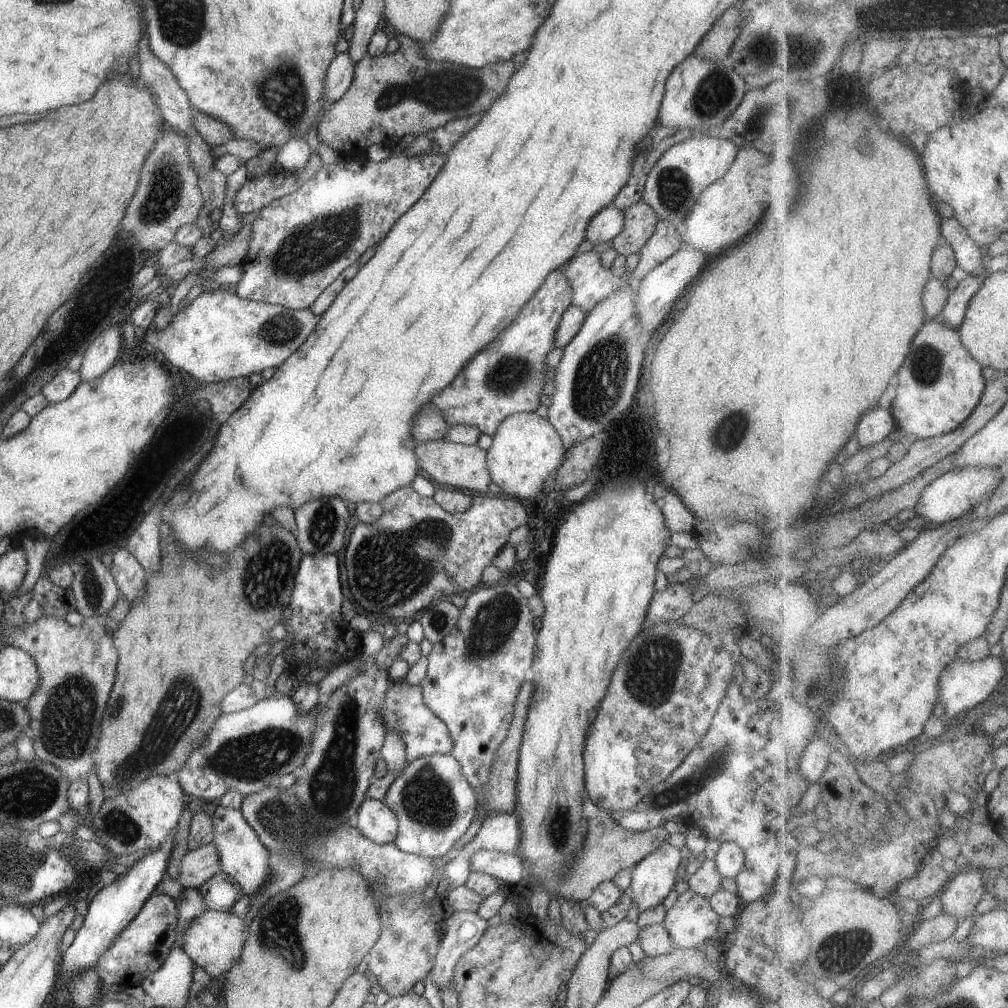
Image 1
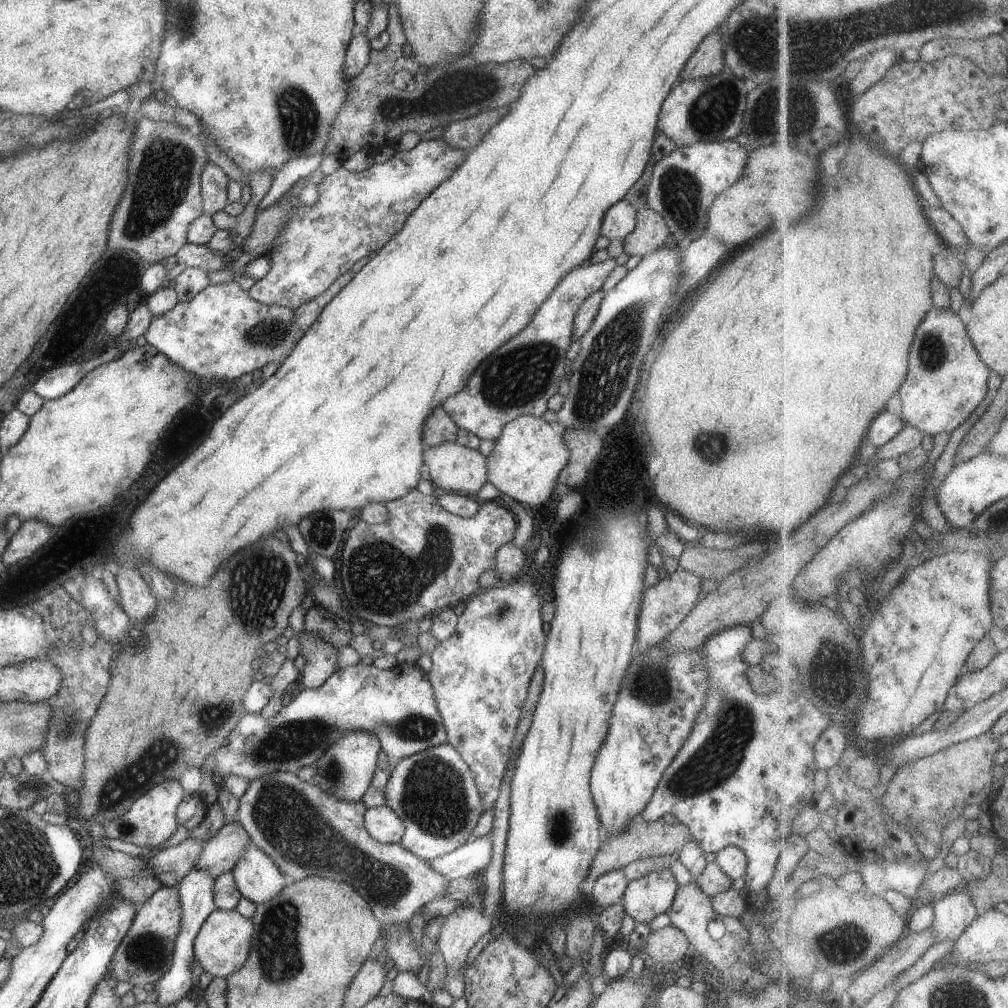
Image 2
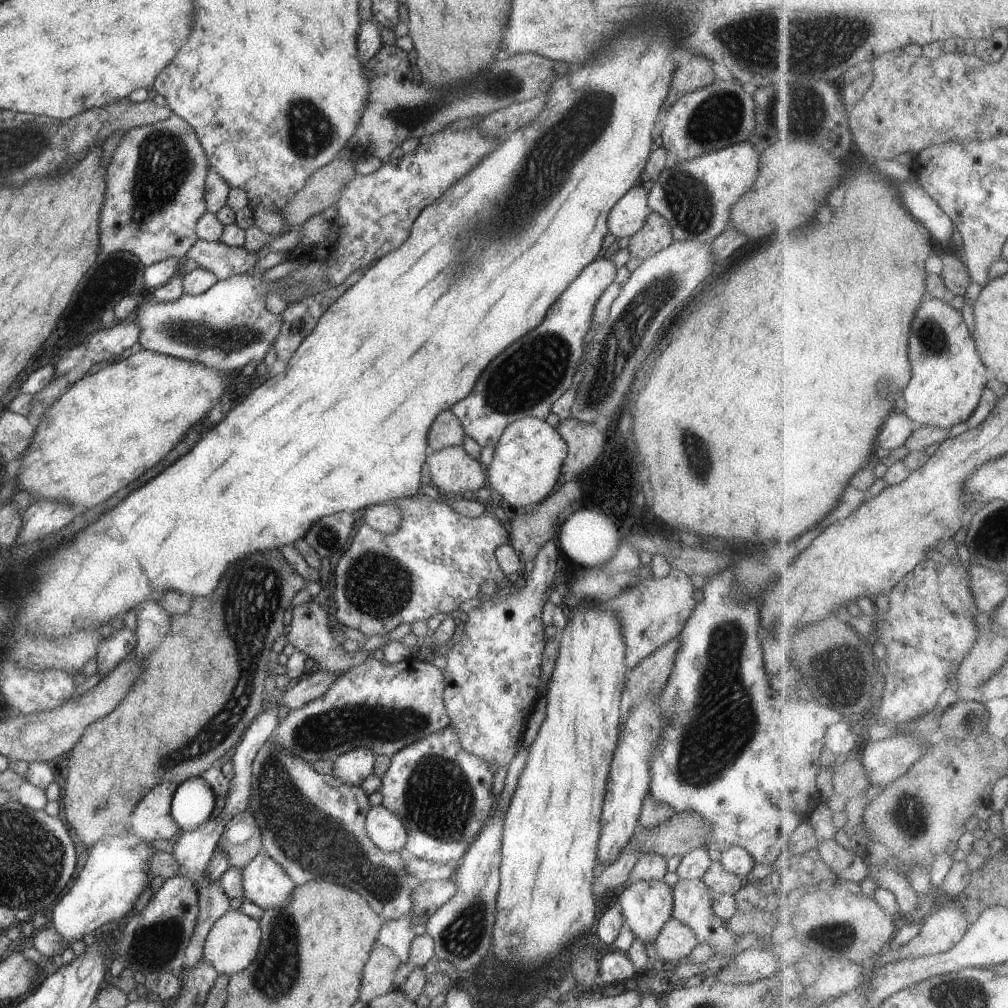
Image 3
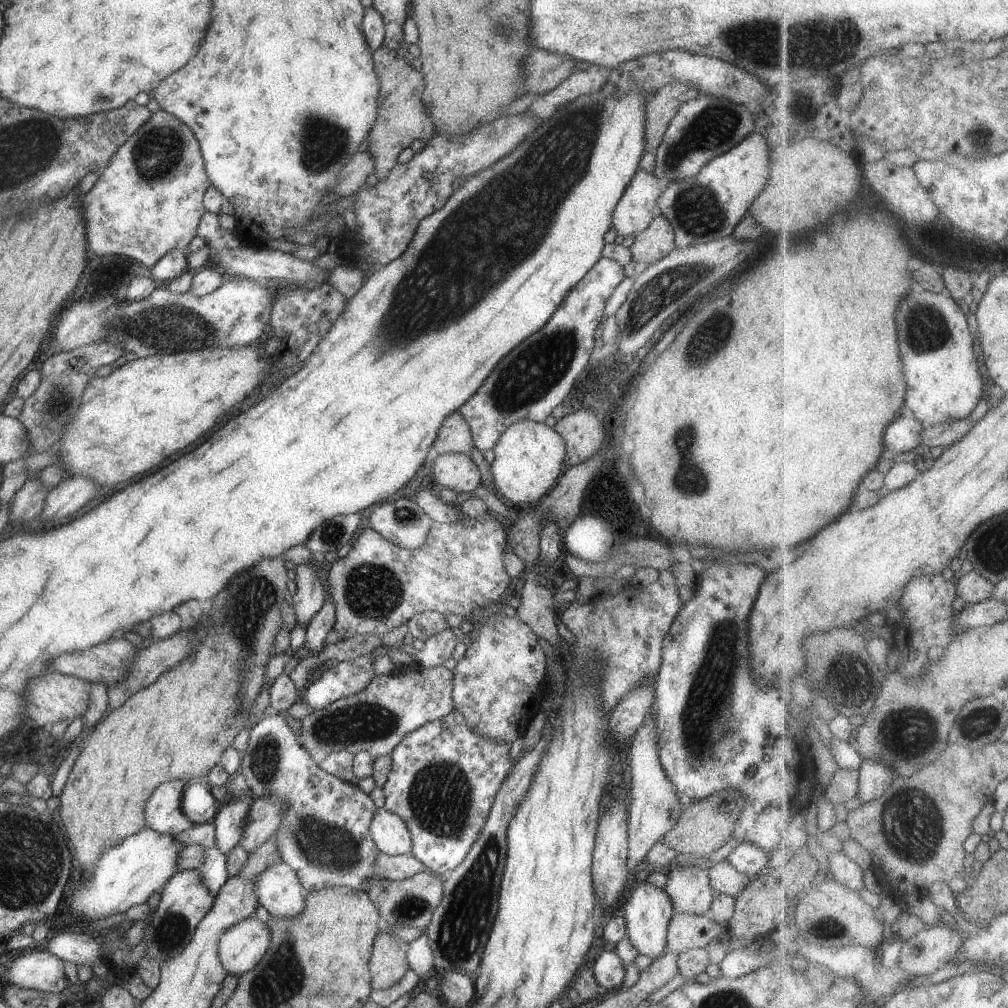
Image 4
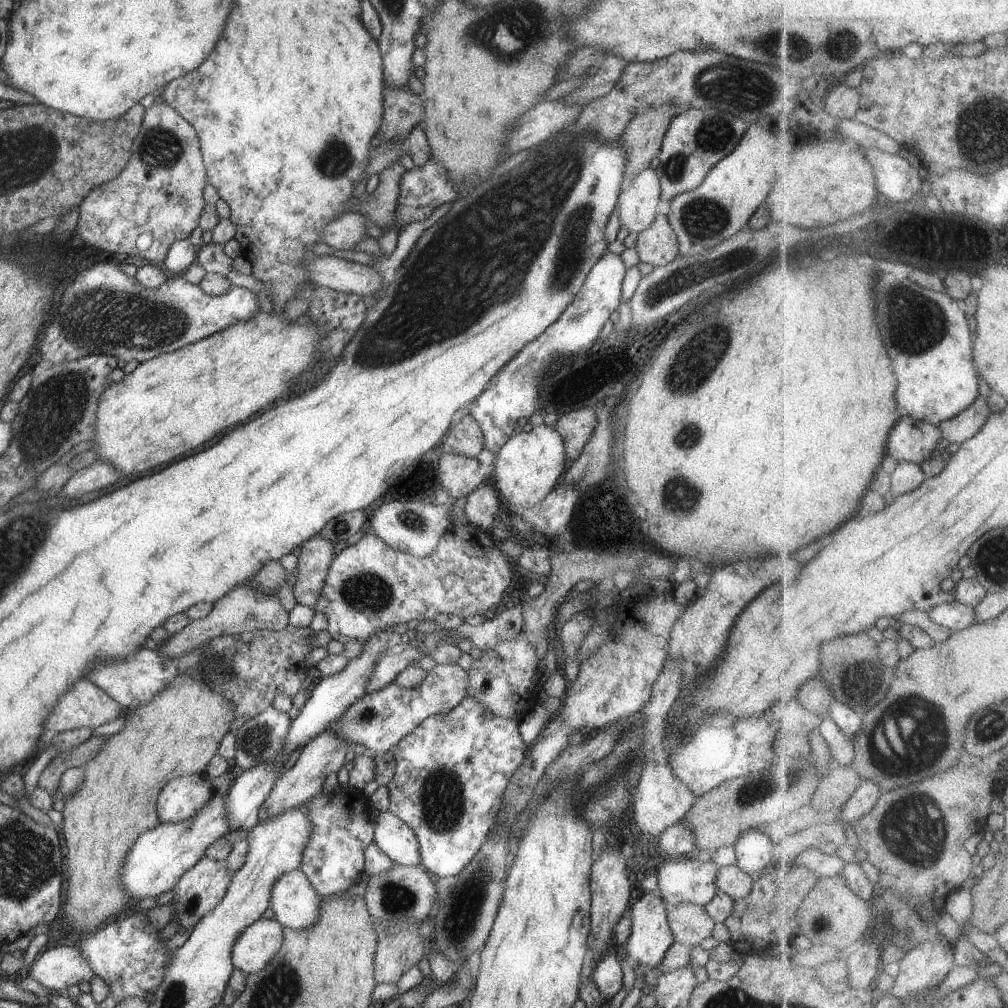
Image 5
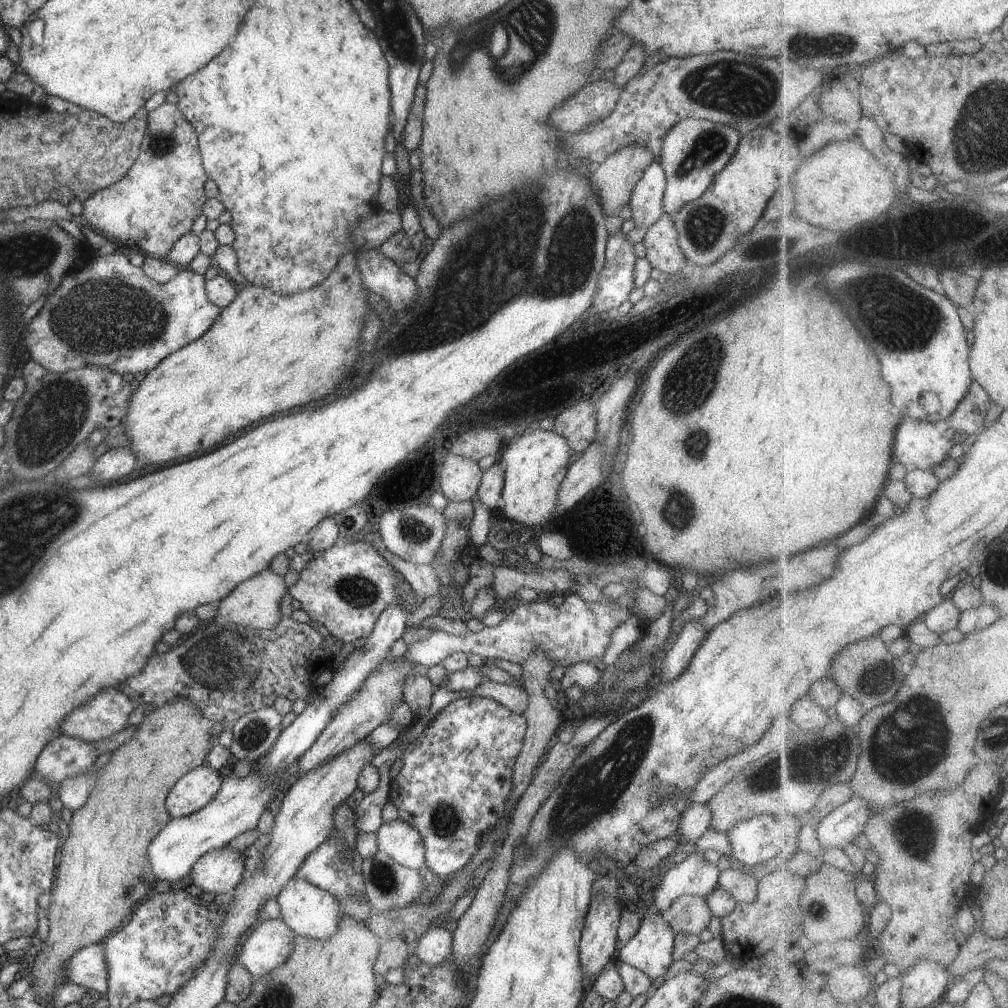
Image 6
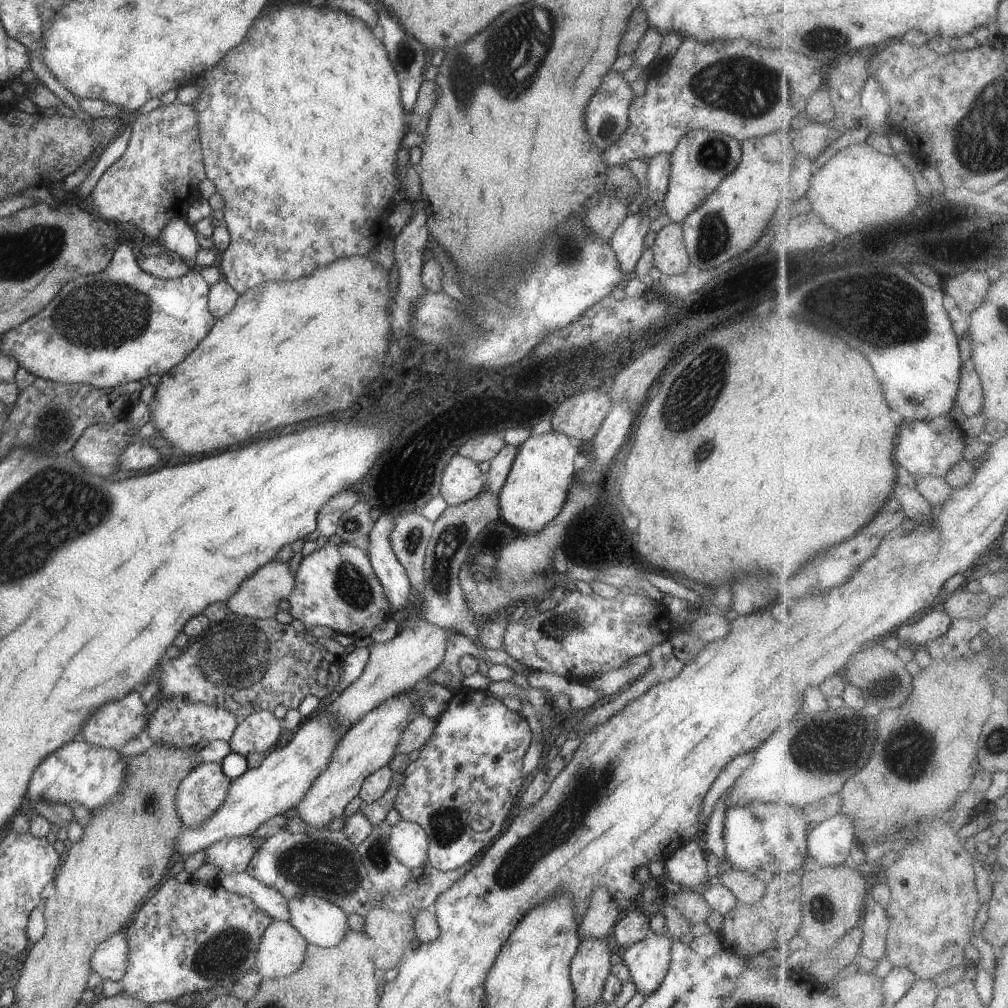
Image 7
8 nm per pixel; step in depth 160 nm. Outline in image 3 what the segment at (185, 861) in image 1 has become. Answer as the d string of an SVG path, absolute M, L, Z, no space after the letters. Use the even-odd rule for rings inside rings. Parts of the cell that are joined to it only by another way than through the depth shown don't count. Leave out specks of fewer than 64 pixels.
M248 811L234 816L227 822L227 827L218 842L228 854L228 864L234 868L244 868L252 858L262 852L260 826L256 818Z

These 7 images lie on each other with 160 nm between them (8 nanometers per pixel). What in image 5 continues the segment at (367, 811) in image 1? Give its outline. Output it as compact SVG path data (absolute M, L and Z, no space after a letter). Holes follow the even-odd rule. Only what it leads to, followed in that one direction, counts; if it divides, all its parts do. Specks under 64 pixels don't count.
M389 811L380 812L373 822L373 842L392 862L406 867L421 865L418 840L408 824Z

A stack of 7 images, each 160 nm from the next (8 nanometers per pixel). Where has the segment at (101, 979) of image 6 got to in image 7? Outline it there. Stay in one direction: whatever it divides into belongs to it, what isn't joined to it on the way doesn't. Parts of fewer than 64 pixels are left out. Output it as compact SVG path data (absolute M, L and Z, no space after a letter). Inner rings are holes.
M118 931L102 941L91 958L93 972L106 980L120 980L125 975L129 944L124 932Z

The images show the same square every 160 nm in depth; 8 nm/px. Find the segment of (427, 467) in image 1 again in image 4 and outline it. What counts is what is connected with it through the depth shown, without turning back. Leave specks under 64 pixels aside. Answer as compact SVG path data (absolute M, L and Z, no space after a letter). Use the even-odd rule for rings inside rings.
M441 453L434 463L434 480L444 489L471 494L482 485L483 479L477 464L460 453Z

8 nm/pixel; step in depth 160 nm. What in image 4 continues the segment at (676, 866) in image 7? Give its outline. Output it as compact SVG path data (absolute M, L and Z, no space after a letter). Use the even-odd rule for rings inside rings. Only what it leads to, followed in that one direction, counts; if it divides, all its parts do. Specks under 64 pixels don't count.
M681 865L668 874L663 890L670 896L674 913L696 916L708 914L716 894L710 886L707 869L682 868Z

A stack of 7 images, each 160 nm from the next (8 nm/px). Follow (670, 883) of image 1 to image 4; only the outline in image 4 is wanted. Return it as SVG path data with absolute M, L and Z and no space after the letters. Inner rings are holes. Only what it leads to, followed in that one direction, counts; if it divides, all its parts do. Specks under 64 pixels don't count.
M646 881L638 882L638 884L636 891L630 894L626 904L622 906L627 937L640 955L656 959L666 952L667 929L672 916L675 914L674 908L666 890Z

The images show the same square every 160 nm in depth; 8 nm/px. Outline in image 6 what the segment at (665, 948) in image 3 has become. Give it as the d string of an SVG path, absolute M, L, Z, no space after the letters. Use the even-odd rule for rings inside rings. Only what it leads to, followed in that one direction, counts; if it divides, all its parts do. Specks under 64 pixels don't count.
M690 895L676 898L666 916L668 924L676 933L694 936L706 930L713 917L704 897Z

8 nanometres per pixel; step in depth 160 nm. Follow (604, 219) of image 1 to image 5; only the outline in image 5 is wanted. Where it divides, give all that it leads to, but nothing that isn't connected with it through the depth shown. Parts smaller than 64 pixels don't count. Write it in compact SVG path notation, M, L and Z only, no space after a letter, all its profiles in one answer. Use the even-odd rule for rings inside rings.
M654 168L645 169L622 188L617 205L621 226L630 233L647 230L657 216L656 208L661 200L661 189Z

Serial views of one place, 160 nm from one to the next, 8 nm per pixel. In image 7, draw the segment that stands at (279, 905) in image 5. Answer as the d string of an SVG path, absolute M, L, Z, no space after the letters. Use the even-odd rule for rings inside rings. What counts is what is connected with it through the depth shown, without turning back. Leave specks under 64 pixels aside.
M305 894L287 901L290 922L298 932L309 942L317 947L334 948L346 936L348 915L335 904L318 897L307 897Z

